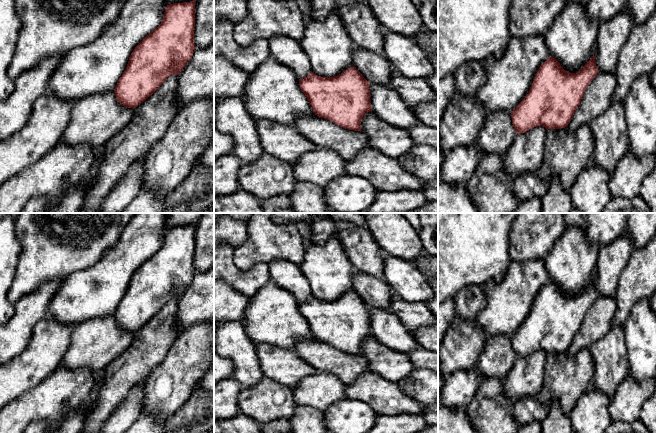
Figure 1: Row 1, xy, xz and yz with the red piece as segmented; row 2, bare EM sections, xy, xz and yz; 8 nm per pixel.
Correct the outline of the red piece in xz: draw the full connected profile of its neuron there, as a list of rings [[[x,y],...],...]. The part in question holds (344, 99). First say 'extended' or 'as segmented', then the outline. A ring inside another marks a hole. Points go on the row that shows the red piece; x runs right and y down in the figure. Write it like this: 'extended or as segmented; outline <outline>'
as segmented; outline [[[354,66],[330,78],[311,72],[299,85],[315,115],[345,129],[361,131],[363,116],[372,111],[370,82]]]

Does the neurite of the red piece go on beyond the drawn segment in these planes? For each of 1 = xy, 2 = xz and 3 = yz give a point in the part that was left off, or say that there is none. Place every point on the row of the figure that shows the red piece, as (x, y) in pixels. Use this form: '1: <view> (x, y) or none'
1: none
2: none
3: none

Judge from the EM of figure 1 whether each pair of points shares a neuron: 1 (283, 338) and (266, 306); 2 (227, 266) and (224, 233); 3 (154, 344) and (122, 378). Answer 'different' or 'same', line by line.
1: same
2: different
3: same

